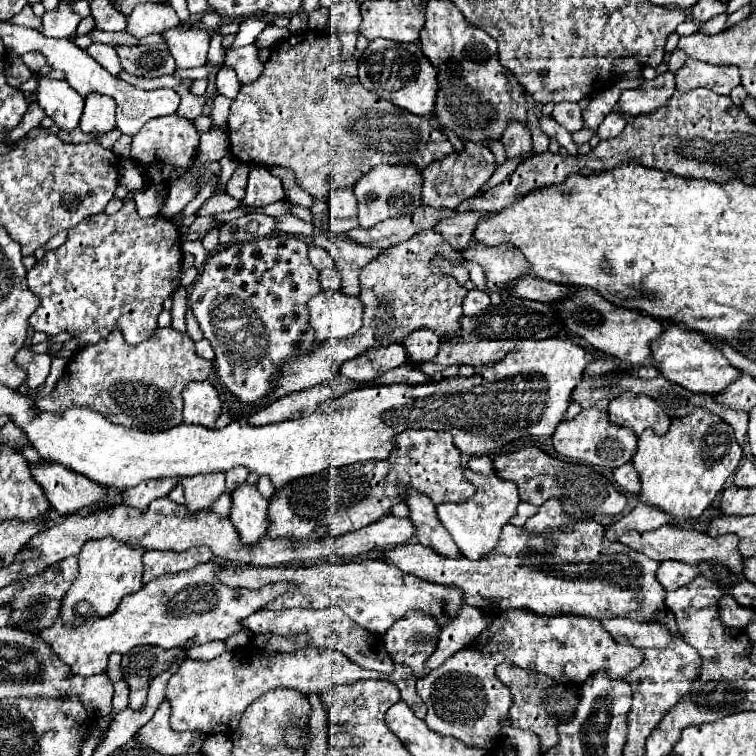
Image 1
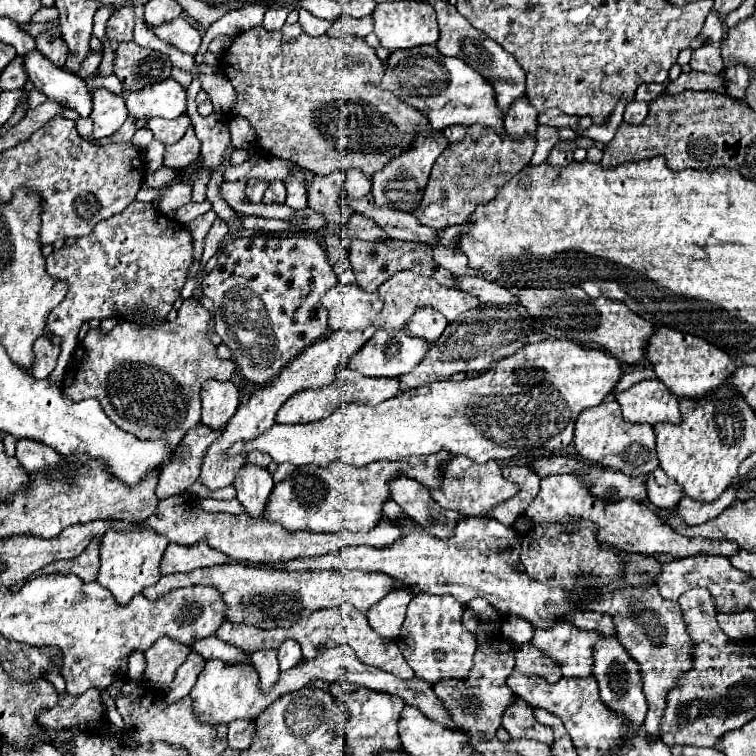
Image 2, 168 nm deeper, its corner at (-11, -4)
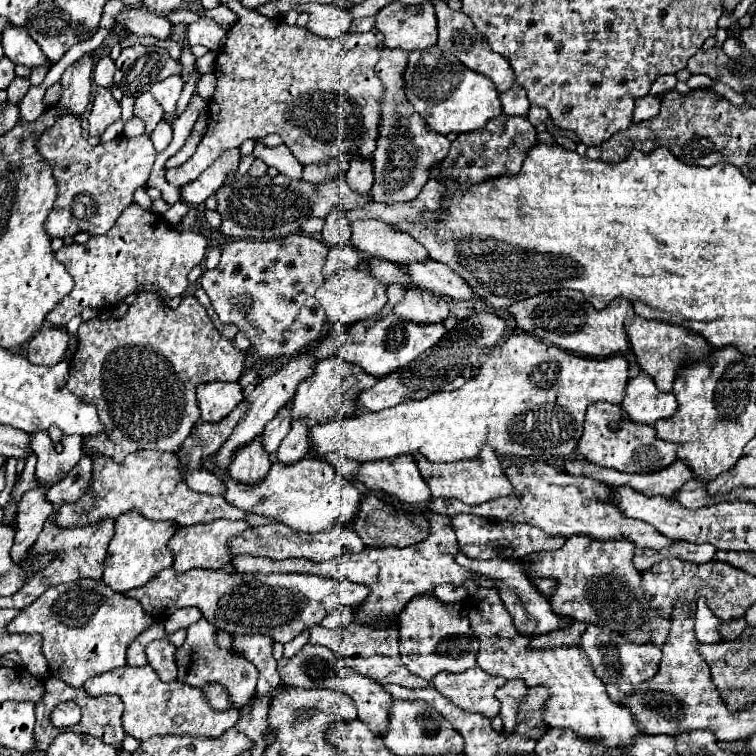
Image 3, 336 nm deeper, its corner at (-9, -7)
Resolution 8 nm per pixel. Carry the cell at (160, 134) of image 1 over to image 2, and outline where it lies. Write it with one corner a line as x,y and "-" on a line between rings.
181,115
181,117
173,119
173,121
157,117
157,119
147,121
147,129
153,131
155,139
159,139
165,145
171,145
171,143
177,143
183,137
189,123
191,123
191,119
187,115

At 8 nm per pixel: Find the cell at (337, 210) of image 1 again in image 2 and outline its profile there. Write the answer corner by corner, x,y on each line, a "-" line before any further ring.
347,169
345,189
351,199
363,199
371,193
371,179
367,175
363,175
363,171
359,171
359,169

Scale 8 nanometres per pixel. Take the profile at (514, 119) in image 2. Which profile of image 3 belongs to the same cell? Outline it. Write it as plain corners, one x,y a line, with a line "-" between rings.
513,84
513,88
505,94
499,94
503,104
505,116
527,116
529,112
529,100
525,96
525,90
519,84

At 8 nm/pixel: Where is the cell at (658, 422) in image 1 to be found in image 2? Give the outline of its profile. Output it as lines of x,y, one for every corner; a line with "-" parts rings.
645,379
617,393
623,419
629,423
673,423
681,421
679,399
659,379

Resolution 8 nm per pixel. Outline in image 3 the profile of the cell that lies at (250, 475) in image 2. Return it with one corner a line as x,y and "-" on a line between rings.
253,440
249,448
241,448
241,452
237,452
237,458
229,466
229,476
239,484
255,486
267,476
269,468
271,468
269,456
265,456
265,452
257,448
257,440

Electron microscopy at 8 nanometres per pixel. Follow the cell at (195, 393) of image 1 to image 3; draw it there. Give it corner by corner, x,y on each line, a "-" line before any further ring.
209,382
197,386
197,404
201,420
219,422
243,400
243,388
237,382

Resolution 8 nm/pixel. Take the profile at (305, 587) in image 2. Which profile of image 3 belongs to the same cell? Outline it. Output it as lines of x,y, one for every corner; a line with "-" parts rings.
167,568
157,580
149,580
149,584
135,588
129,596
133,596
145,612
157,616
157,622
167,620
177,608
195,606
219,630
241,636
265,634
285,644
305,628
319,624
325,614
335,608
359,606
369,596
369,588
349,580
313,574
227,574
223,570
189,570
185,574
175,574
173,568

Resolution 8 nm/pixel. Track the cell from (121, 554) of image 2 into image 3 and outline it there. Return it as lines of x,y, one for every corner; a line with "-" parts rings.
125,512
115,520
115,536
109,542
109,550
105,556
105,570
103,570
103,582
119,594
125,594
133,588
139,588
147,584
151,578
155,578
161,570
171,568
173,556
167,548
169,538
175,534
177,526
173,522
155,522
139,512

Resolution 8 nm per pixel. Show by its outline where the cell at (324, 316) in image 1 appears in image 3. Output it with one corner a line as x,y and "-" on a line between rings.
361,268
337,272
333,278
325,280
325,284
315,292
315,298
323,306
323,310
325,310
327,318
331,320
335,332
347,330
349,326
353,326
359,320
373,318
387,302
385,286
377,284
377,280
373,280
373,276
369,276
369,272
361,270

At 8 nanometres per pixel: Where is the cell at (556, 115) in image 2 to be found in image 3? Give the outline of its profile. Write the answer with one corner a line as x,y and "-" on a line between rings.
531,106
531,110
529,110
529,122
533,124
533,126
537,126
537,124
543,124
543,122
547,122
549,120
549,112
545,110
545,108
539,108
539,106

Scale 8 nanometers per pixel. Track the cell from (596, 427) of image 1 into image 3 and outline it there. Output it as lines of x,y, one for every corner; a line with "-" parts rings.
597,402
587,408
583,436
579,438
577,450
597,466
615,468
619,472
629,472
629,474
631,472
645,474
645,472
663,470
671,462
677,460
673,444
657,440
653,426
623,420
621,408
617,404
609,404
609,402

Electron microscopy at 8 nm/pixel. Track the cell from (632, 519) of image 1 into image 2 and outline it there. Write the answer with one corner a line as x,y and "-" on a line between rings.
739,477
731,485
731,489
727,489
727,493
723,493
723,497
719,497
719,501
713,501
711,505
703,505
703,501
691,501
691,497
683,497
675,511
679,513
679,517
683,517
683,521
687,525
705,523
705,521
717,517
719,513
723,513
729,505
733,505
737,501
737,491
741,487
743,487
743,479

